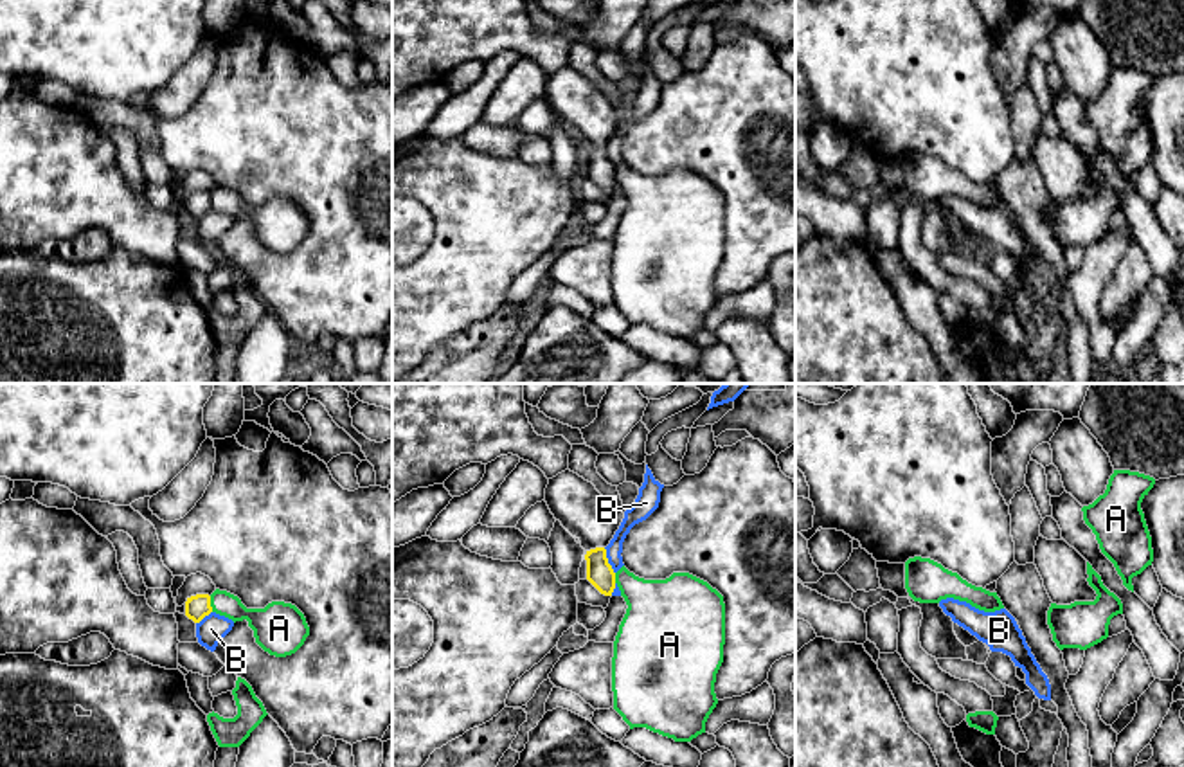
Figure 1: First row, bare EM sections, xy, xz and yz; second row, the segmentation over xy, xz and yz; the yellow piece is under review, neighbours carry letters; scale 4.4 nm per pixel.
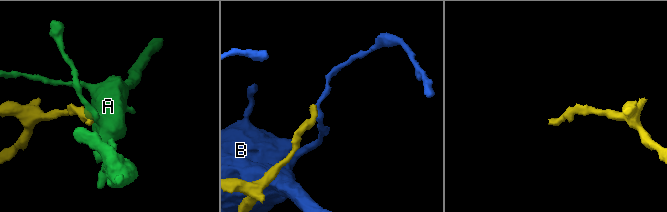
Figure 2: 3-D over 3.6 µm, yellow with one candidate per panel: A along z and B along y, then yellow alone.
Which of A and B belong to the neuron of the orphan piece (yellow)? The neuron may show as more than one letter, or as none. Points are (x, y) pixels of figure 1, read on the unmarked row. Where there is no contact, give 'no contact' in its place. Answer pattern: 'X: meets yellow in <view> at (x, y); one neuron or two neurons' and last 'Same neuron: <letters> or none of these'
A: meets yellow in xy at (209, 200); two neurons
B: meets yellow in xz at (607, 157); two neurons
Same neuron: none of these

